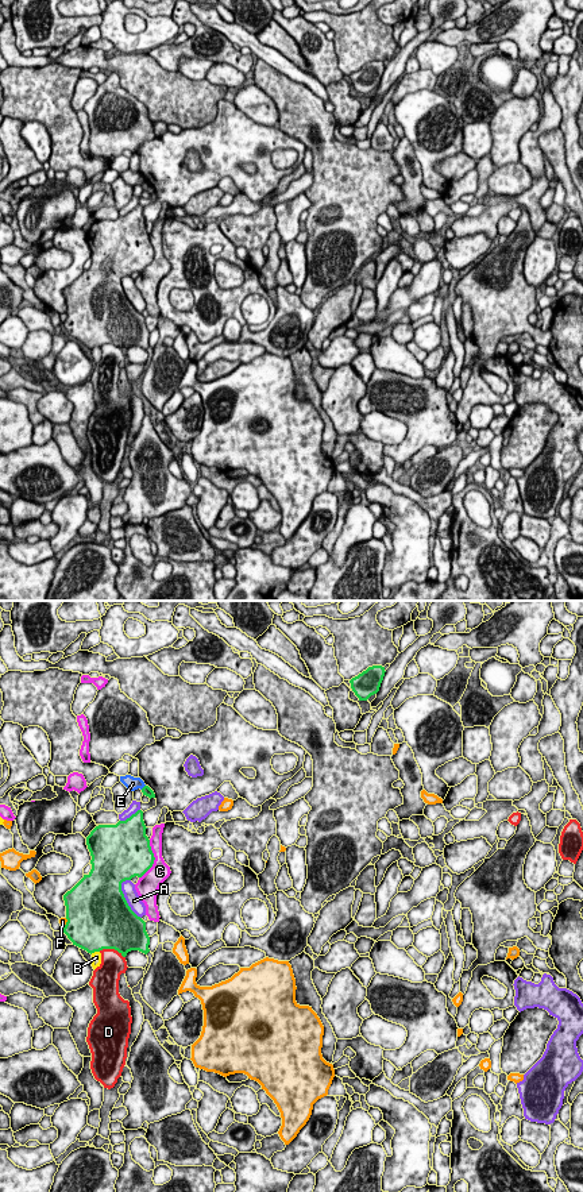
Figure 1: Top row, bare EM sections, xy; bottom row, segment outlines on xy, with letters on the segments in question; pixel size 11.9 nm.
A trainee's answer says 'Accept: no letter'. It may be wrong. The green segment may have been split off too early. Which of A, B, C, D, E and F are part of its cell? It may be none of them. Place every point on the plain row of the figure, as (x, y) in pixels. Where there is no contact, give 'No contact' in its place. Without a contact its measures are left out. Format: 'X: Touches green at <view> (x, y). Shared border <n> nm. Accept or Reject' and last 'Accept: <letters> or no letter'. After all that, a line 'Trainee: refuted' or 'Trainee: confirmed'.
A: Touches green at xy (124, 294). Shared border 500 nm. Reject
B: Touches green at xy (95, 346). Shared border 120 nm. Reject
C: Touches green at xy (154, 254). Shared border 480 nm. Reject
D: Touches green at xy (112, 343). Shared border 340 nm. Reject
E: Touches green at xy (143, 182). Shared border 80 nm. Reject
F: Touches green at xy (66, 319). Shared border 140 nm. Reject
Accept: no letter
Trainee: confirmed

